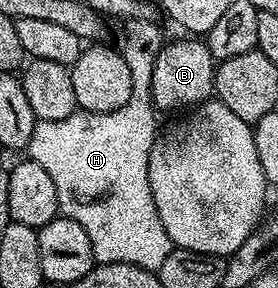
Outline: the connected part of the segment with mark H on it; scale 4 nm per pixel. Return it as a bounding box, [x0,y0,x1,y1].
[26,20,174,272]

